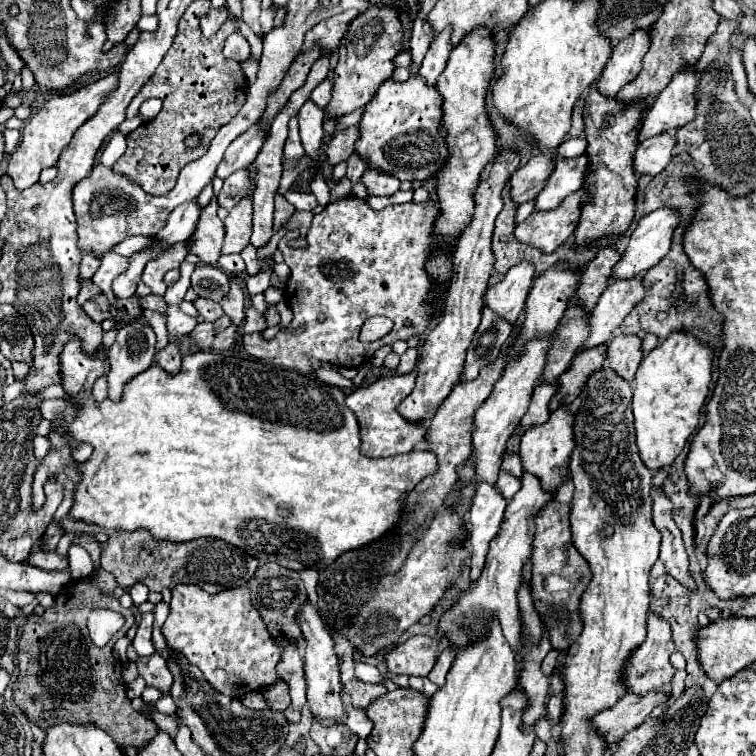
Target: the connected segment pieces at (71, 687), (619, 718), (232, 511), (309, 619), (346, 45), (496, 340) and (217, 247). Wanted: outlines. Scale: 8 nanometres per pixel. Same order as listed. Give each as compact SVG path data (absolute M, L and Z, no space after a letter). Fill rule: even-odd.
M82 535L76 543L92 555L96 569L90 577L64 587L56 595L54 607L44 615L38 617L32 613L26 619L24 633L18 641L20 673L14 683L14 701L22 713L44 731L62 721L78 725L92 723L94 727L106 731L122 749L130 745L142 747L154 739L158 727L154 721L132 709L122 679L122 663L112 653L114 643L124 637L126 631L134 625L134 615L132 611L122 609L118 599L102 595L102 591L112 591L116 587L116 581L110 573L100 569L100 545L88 535ZM92 609L112 609L126 619L122 629L104 647L96 647L88 637L86 619Z
M650 691L650 695L642 697L628 693L620 703L596 715L594 725L608 739L608 743L614 745L622 735L646 721L646 717L656 705L666 703L670 697L672 695L658 695L658 691Z
M72 339L66 343L66 347L62 351L62 387L66 389L66 393L70 393L74 403L82 405L82 409L78 411L76 419L70 425L56 421L56 419L52 421L56 425L56 431L48 435L52 449L46 455L46 459L42 459L42 463L38 465L38 471L34 475L32 503L36 509L42 507L42 501L44 501L42 485L46 483L46 479L58 477L66 465L74 463L72 447L62 437L62 433L70 433L76 441L84 441L94 447L94 453L86 463L74 463L82 471L82 481L76 485L76 499L74 499L74 505L70 511L76 519L84 519L88 523L96 523L96 525L108 527L108 529L134 531L134 529L146 527L152 531L152 535L156 539L166 539L166 541L190 541L196 537L218 537L228 543L234 543L236 547L242 547L248 555L254 555L262 563L272 561L272 563L278 563L280 567L294 569L294 571L302 571L302 569L318 569L320 571L320 569L328 567L330 563L334 563L334 559L338 559L338 555L342 555L346 551L356 551L358 547L366 547L368 543L384 539L388 533L392 533L394 527L398 527L398 519L402 517L406 495L424 477L438 471L436 469L438 461L432 451L410 451L410 453L396 455L396 457L377 459L362 455L360 453L360 427L358 427L354 411L350 411L350 407L346 407L346 403L344 403L344 399L346 399L344 391L340 387L322 383L322 381L314 379L312 375L276 369L272 365L264 365L258 361L244 361L238 357L224 357L224 355L216 355L210 351L208 353L198 351L198 353L190 353L182 359L180 373L168 375L166 371L162 371L162 367L152 365L148 371L136 375L130 383L126 383L124 397L120 403L114 403L110 399L96 403L92 399L92 385L100 375L108 373L108 363L100 361L94 355L86 355L78 345L80 345L80 341Z
M306 603L298 615L300 629L304 633L304 671L306 671L306 683L308 683L308 709L318 719L340 719L342 717L342 683L340 683L340 667L338 657L334 651L334 641L324 625L324 621L318 617L312 603Z
M370 5L350 23L346 35L342 37L342 43L338 47L340 59L334 69L332 101L324 109L326 115L342 117L370 103L378 87L392 77L394 57L400 51L404 51L404 43L402 43L402 23L398 11L390 5Z
M484 307L482 323L476 329L472 345L466 355L462 379L464 381L476 379L480 369L498 357L498 351L502 349L510 333L512 333L512 323L506 323L506 319L498 319L498 315L490 311L490 307Z
M214 197L210 205L202 209L202 215L196 225L196 231L192 233L192 245L190 245L190 253L198 255L200 261L208 265L218 263L222 243L224 243L224 223L218 219L216 211L218 211L218 203Z

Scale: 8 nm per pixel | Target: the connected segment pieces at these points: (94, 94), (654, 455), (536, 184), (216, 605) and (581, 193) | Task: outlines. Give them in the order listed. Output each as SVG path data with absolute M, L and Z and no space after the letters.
M108 75L92 85L82 87L80 91L74 91L70 95L56 95L52 99L46 101L46 105L42 109L38 109L26 123L22 129L22 139L20 145L16 147L16 151L10 155L8 161L8 175L14 181L14 187L18 191L24 191L26 187L34 185L42 173L44 167L52 167L56 165L62 149L70 143L72 135L76 133L76 129L88 119L92 117L100 103L104 101L104 97L114 91L114 87L118 85L118 75Z
M674 331L670 339L664 339L642 359L634 379L632 411L640 457L650 471L674 463L688 437L696 431L700 409L708 397L712 361L714 349L686 331Z
M538 153L524 167L520 167L510 177L510 195L514 203L520 205L534 199L538 191L542 191L542 187L546 185L550 171L554 171L554 157L550 157L550 153Z
M196 585L174 587L162 635L168 645L198 665L204 679L222 695L238 697L242 689L260 691L280 681L276 665L282 647L268 633L262 615L254 609L248 587L226 589L216 595L208 595Z
M582 187L550 211L532 211L528 219L516 225L516 239L542 249L544 253L556 251L564 241L572 237L580 221L582 203L586 203L586 199L588 191Z

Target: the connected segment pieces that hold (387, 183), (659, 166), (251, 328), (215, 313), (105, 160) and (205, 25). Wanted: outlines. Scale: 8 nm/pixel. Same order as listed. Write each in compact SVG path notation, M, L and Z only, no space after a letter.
M366 169L362 183L368 187L370 195L392 195L400 189L400 181L378 169Z
M662 133L642 141L634 155L634 169L640 175L658 175L666 169L672 159L672 149L676 145L676 137Z
M250 307L246 311L246 319L242 325L242 333L256 333L256 331L264 331L266 329L266 321L264 315L258 313L254 307Z
M196 299L194 305L196 305L202 321L216 321L218 317L224 315L220 303L214 303L214 301L210 301L210 299Z
M116 131L116 133L112 135L112 139L108 141L106 149L102 151L100 163L102 163L102 165L112 167L112 165L122 157L122 153L124 153L124 151L126 151L126 135L124 135L124 133L120 133L120 131Z
M227 8L210 9L200 20L200 28L205 37L212 37L229 17Z

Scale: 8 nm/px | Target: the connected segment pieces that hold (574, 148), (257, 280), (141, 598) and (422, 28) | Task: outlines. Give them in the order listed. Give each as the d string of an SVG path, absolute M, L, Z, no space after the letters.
M572 137L572 139L566 139L564 143L558 145L560 157L578 157L584 151L586 151L586 139L584 137Z
M268 270L259 273L254 277L249 277L246 281L246 290L248 294L264 293L270 287L270 274Z
M136 583L136 585L130 589L130 597L132 597L132 601L134 601L136 605L144 603L144 601L148 599L148 587L146 587L144 583Z
M420 9L416 21L414 21L414 29L412 29L412 39L410 39L410 53L412 53L412 75L418 73L418 67L420 67L420 61L424 59L428 47L430 47L430 41L432 41L432 35L430 35L430 27L426 27L426 13Z

